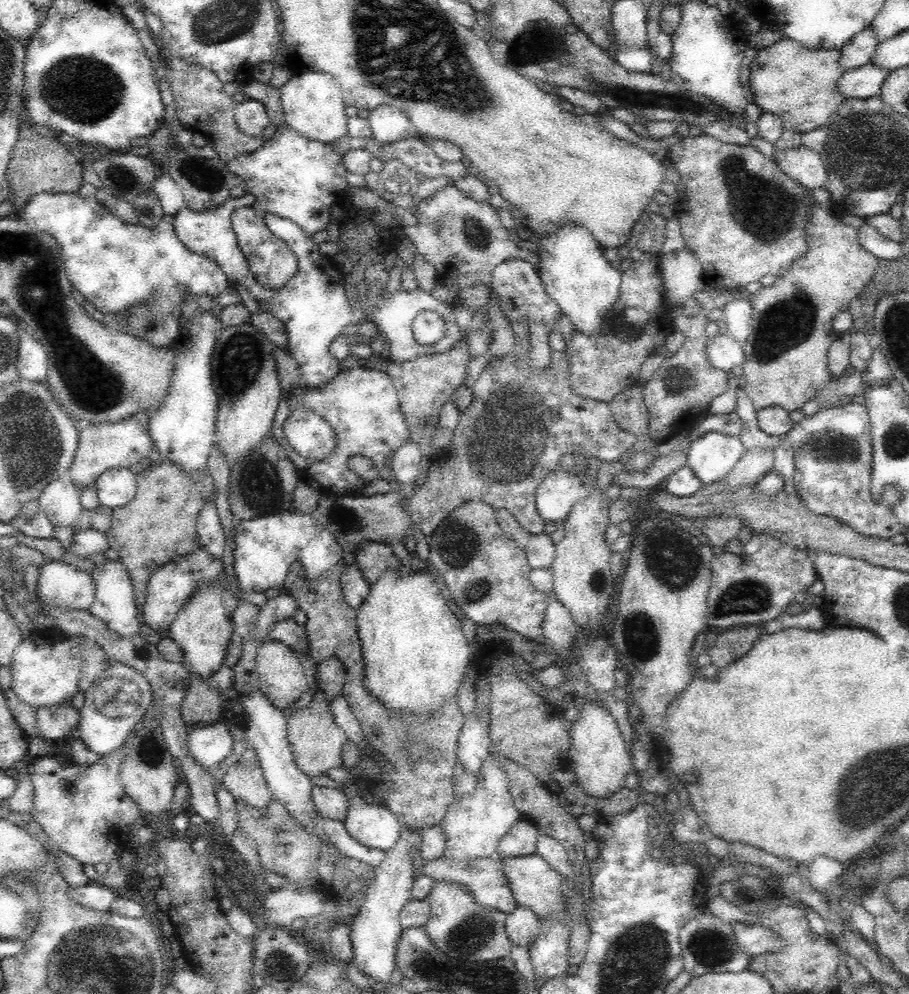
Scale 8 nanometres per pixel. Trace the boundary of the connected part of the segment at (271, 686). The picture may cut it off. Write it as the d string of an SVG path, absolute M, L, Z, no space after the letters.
M266 640L260 643L256 656L256 670L259 680L259 690L266 698L282 712L291 707L309 690L303 658L298 658L292 647L282 642Z

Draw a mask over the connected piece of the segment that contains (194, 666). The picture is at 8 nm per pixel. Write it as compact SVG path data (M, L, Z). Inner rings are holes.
M216 583L199 588L199 591L180 607L180 612L169 626L167 635L180 645L180 650L184 653L184 663L191 674L198 675L200 679L207 679L223 664L229 640L235 630L232 622L233 612L239 603L240 599L232 597L224 585Z

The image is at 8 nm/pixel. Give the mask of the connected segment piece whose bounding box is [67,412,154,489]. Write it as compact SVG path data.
M138 412L127 419L115 423L89 423L82 425L79 431L78 448L67 477L78 488L88 488L92 482L110 468L129 468L132 464L145 464L154 443L148 434L149 415Z

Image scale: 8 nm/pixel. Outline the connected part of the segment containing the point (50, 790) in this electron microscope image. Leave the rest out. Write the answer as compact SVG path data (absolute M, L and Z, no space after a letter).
M122 745L87 768L62 768L56 759L46 757L32 760L27 767L36 797L31 812L34 822L42 826L55 849L68 853L83 865L108 864L114 854L138 849L130 832L141 823L143 814L121 784L119 775L124 758Z

